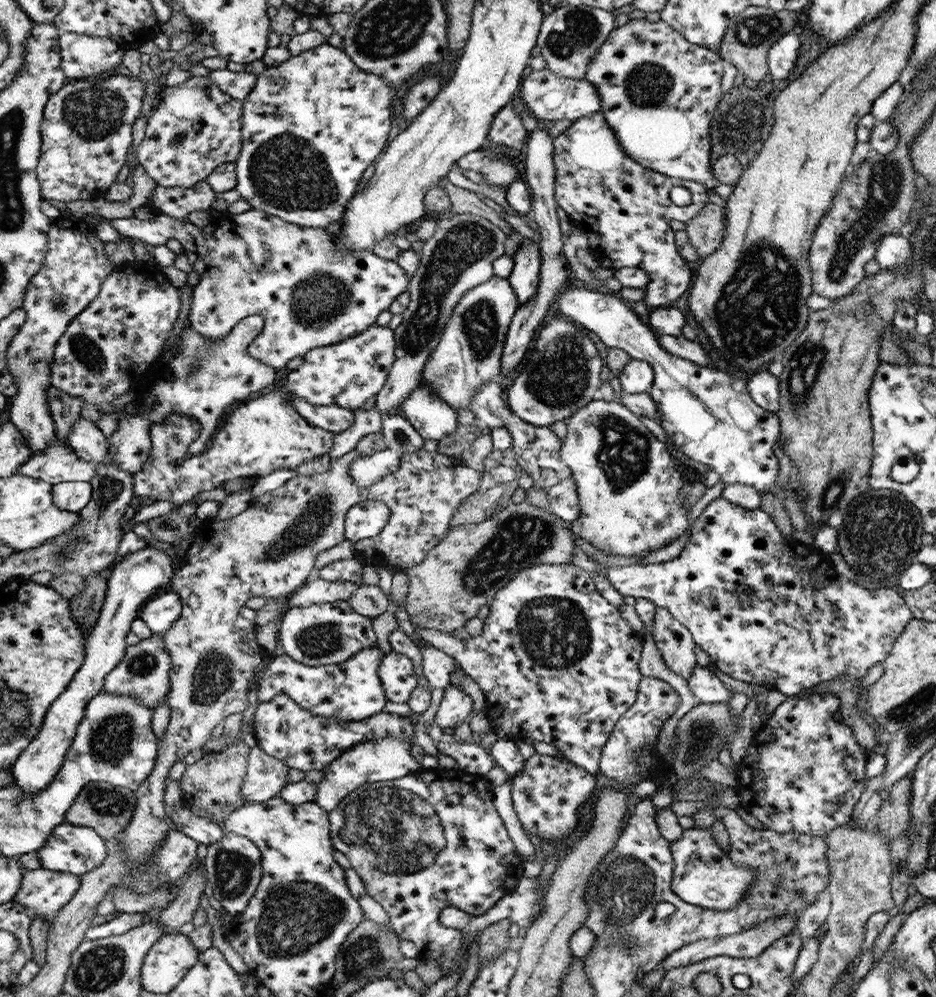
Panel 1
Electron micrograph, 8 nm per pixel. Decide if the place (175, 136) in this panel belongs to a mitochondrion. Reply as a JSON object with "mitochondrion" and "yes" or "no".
{"mitochondrion":"yes"}

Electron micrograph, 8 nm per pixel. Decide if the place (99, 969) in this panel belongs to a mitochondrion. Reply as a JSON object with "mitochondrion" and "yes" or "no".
{"mitochondrion":"yes"}

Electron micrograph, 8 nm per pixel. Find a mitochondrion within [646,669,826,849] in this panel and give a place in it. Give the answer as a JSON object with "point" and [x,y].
{"point":[700,737]}

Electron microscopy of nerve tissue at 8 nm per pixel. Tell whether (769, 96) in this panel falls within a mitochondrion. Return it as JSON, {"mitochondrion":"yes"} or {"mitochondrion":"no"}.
{"mitochondrion":"no"}

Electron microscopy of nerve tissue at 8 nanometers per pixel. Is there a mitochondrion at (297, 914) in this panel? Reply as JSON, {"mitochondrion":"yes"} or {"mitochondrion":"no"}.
{"mitochondrion":"yes"}

